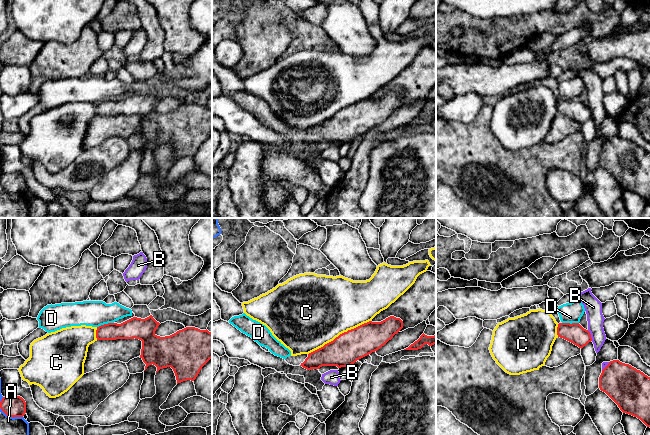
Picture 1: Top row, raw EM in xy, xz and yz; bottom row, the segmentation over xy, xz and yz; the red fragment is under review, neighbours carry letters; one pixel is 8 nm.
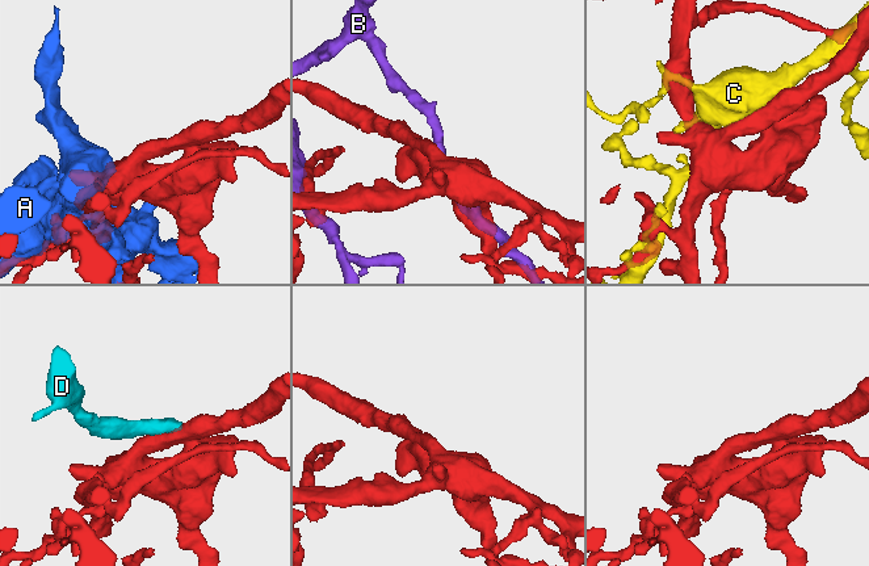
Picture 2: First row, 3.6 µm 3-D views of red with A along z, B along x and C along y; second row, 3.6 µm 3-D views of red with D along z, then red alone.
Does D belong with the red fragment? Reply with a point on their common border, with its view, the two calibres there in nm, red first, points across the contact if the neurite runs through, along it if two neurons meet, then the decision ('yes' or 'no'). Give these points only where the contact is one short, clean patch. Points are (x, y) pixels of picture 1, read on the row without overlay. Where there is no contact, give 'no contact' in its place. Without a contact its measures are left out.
contact xy (105, 100); calibres 160 and 200 nm; border xy (113, 98), (101, 100), (97, 103); no

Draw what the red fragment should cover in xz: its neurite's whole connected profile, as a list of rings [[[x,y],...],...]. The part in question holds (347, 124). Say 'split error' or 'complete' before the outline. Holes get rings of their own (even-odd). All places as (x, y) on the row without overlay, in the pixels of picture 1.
complete; [[[394,92],[381,98],[369,97],[309,129],[300,142],[307,146],[322,142],[350,143],[357,136],[384,122],[402,104],[403,97]]]

